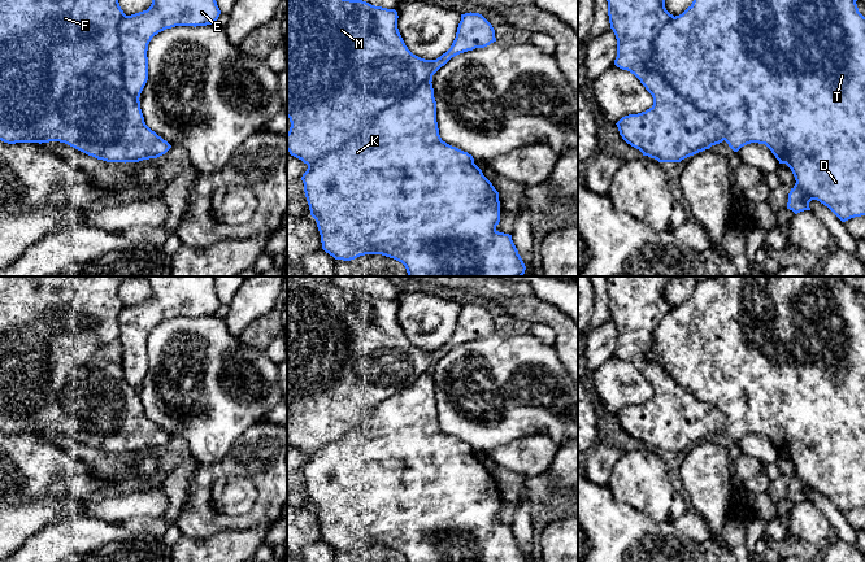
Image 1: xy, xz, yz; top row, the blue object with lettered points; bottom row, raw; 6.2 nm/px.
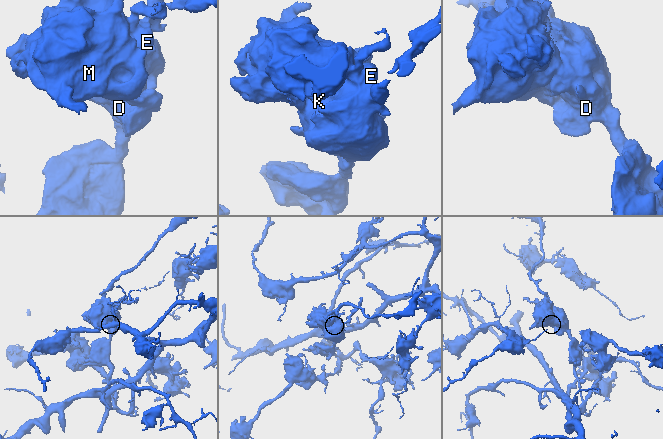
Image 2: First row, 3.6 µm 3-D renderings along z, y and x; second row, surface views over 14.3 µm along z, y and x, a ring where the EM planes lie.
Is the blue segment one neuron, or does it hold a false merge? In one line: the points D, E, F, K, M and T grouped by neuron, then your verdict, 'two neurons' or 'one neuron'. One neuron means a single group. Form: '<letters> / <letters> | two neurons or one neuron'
D E K T / F M | two neurons

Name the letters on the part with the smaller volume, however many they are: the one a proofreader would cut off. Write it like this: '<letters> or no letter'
F, M

